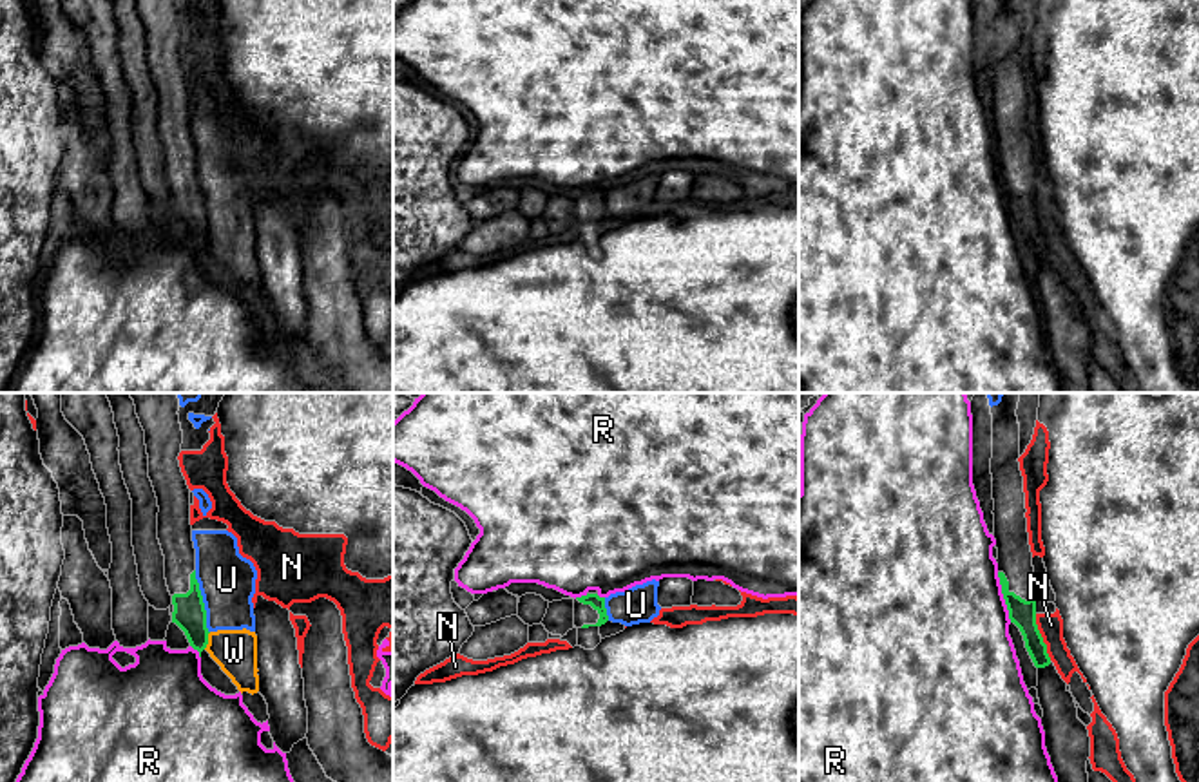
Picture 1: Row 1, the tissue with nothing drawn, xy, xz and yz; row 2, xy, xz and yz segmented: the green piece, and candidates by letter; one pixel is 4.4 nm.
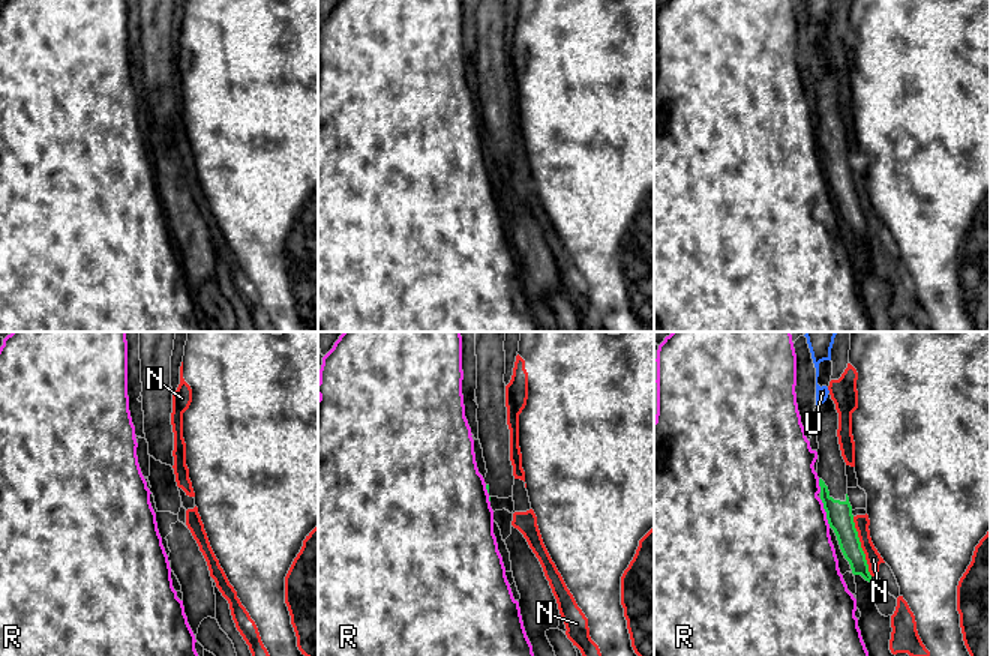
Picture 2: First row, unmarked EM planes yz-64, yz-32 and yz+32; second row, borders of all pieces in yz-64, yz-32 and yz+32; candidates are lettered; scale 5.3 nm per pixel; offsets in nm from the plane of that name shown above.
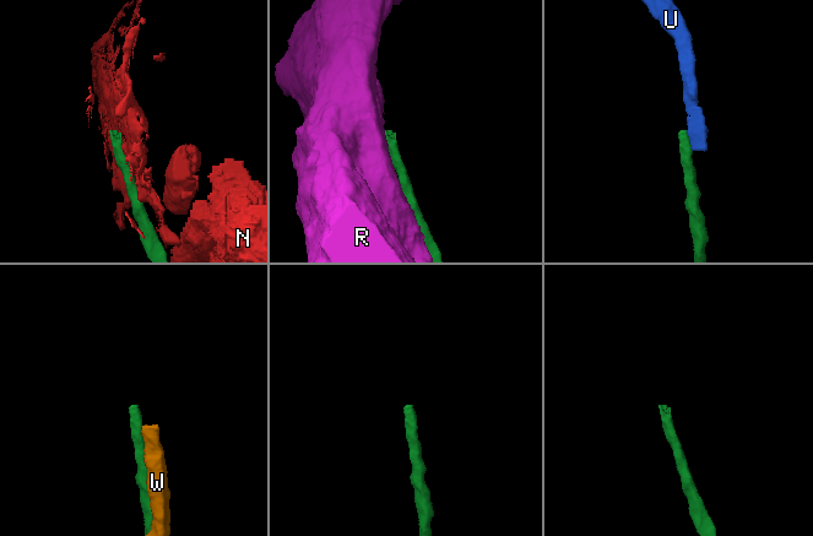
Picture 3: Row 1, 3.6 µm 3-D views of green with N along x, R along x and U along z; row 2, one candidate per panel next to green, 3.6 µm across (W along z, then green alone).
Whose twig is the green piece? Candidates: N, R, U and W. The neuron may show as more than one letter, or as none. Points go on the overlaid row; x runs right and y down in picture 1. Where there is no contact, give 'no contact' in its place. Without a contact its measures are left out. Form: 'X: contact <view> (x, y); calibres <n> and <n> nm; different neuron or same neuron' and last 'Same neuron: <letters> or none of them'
N: contact yz (1042, 638); calibres 120 and 110 nm; different neuron
R: contact yz (1004, 598); calibres 120 and 500 nm; different neuron
U: contact xy (201, 601); calibres 150 and 260 nm; different neuron
W: contact xy (207, 641); calibres 150 and 190 nm; different neuron
Same neuron: none of them

